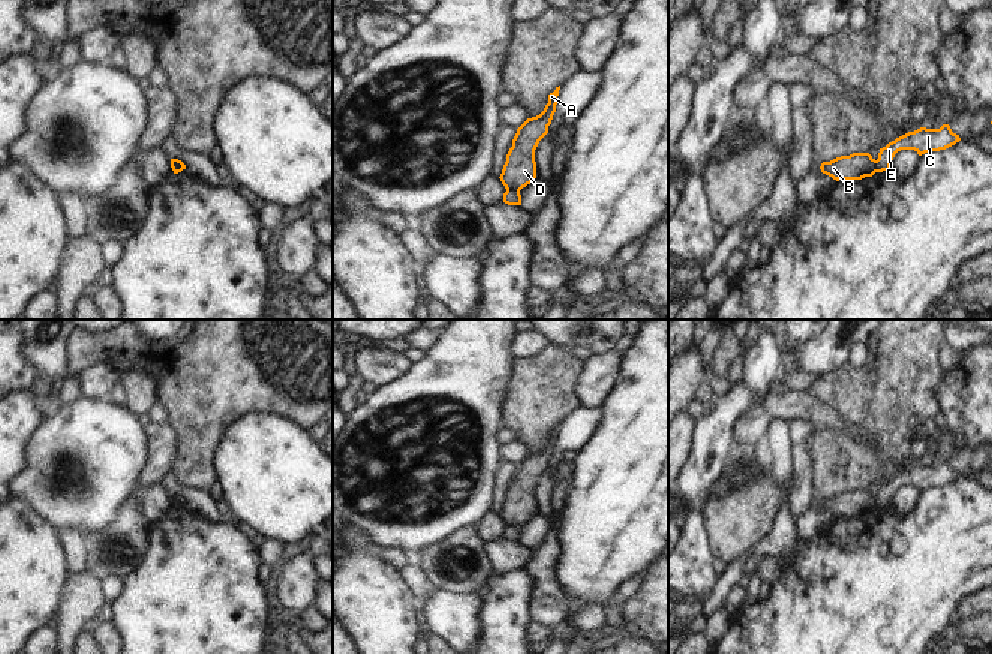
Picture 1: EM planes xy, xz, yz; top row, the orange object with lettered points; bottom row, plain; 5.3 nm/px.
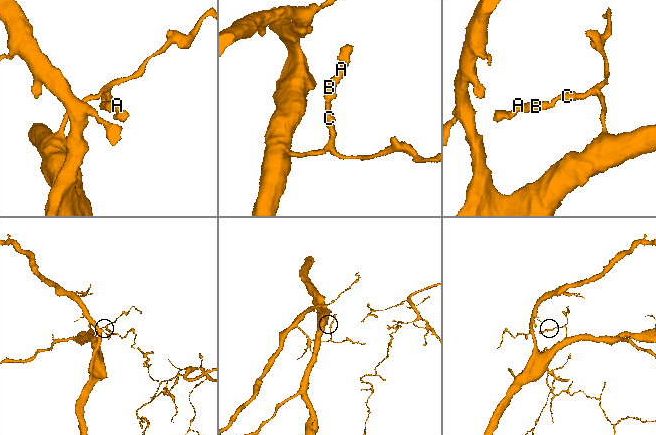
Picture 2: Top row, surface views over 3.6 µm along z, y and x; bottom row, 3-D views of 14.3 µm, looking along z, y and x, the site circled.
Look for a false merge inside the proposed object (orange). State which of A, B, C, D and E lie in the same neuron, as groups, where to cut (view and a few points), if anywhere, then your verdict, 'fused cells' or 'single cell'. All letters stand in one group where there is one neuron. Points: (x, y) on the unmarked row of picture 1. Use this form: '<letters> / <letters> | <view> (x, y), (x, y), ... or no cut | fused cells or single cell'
A B D / C E | xz (507, 525), (519, 528) | fused cells

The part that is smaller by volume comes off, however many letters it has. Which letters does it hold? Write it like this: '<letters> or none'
A, B, D

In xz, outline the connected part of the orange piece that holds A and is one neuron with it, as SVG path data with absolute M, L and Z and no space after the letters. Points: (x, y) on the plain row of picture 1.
M560 422L548 430L548 440L539 452L527 454L517 465L499 513L506 526L520 528L536 514L535 486L548 470L548 462L556 448L559 426Z

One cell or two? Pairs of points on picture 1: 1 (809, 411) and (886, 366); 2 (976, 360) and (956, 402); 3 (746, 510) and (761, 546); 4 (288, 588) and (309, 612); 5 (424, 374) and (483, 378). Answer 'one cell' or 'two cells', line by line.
1: two cells
2: one cell
3: two cells
4: two cells
5: one cell

